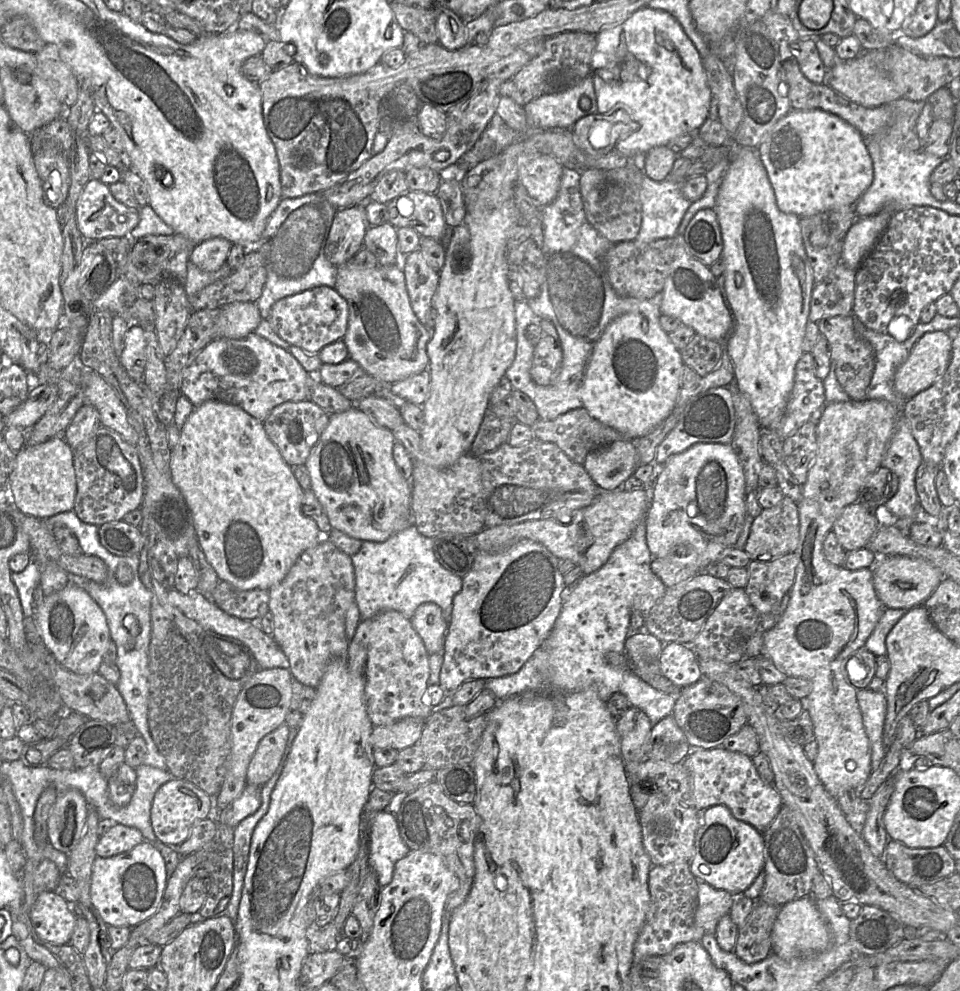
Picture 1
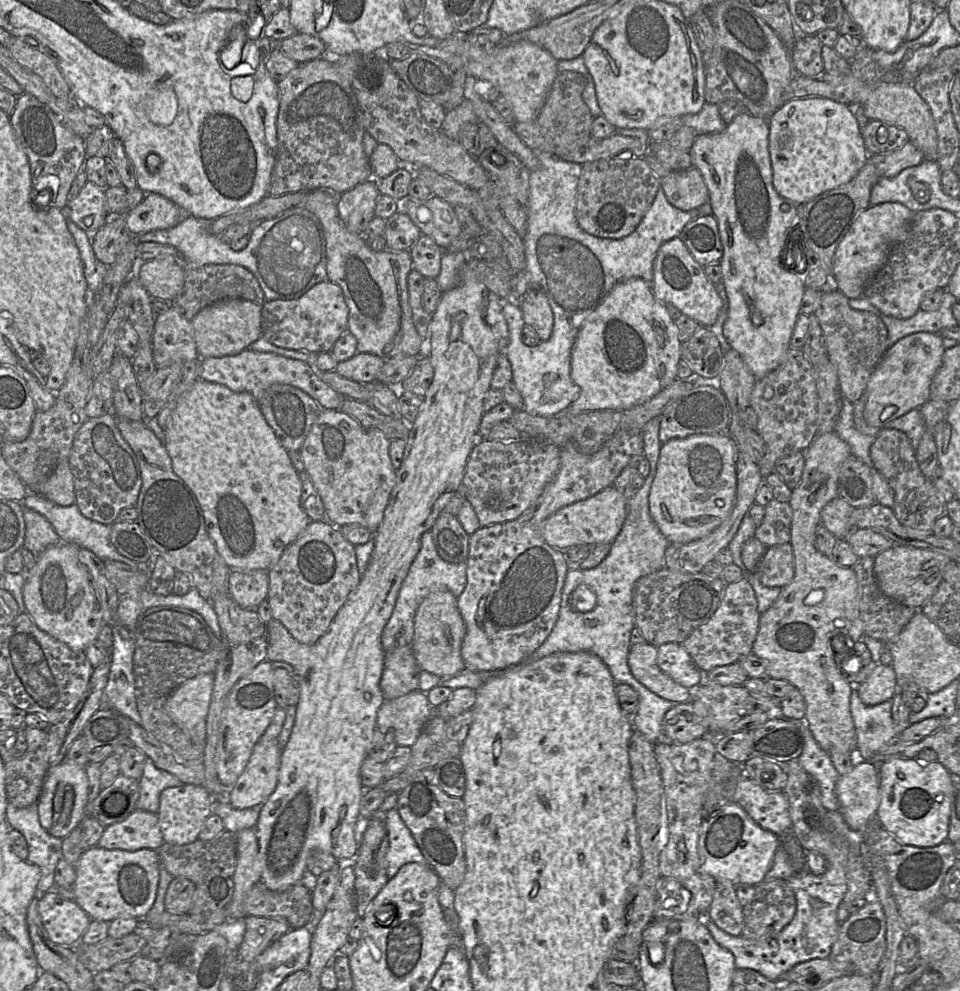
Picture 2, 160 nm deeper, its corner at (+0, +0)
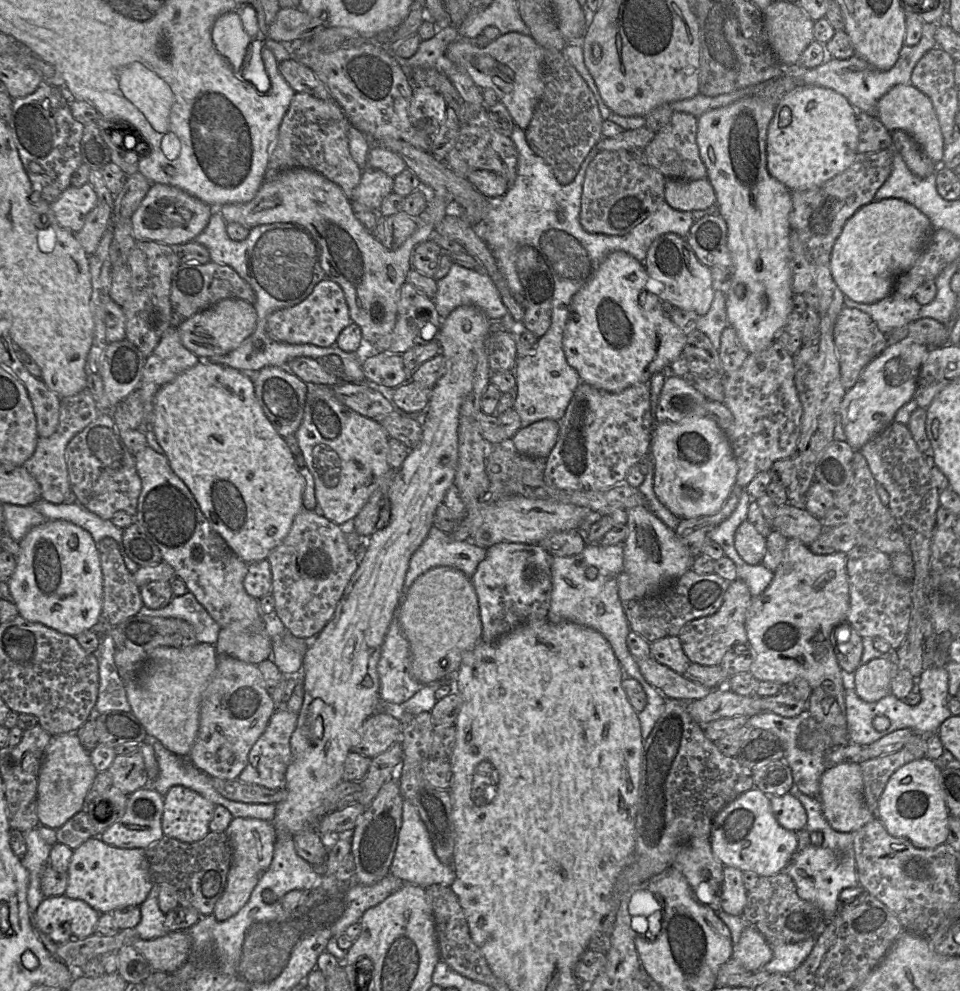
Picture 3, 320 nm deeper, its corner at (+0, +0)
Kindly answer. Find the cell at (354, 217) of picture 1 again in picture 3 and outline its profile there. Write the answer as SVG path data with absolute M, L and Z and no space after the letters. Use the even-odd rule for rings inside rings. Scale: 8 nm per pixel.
M367 167L350 201L355 211L378 211L382 201L392 193L394 179L379 169Z

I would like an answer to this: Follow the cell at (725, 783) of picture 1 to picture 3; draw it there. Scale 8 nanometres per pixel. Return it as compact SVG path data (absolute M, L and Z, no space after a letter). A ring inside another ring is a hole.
M790 792L769 798L773 814L783 828L793 832L805 829L807 814L797 798Z

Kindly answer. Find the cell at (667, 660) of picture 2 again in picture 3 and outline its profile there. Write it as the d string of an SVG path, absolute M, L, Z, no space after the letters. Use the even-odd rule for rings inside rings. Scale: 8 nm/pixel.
M666 636L650 644L651 656L673 671L683 674L691 664L678 636Z

